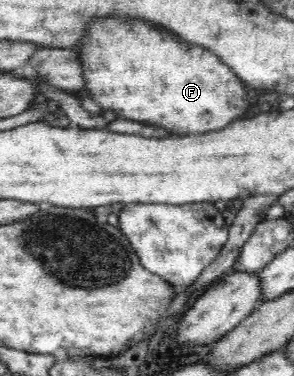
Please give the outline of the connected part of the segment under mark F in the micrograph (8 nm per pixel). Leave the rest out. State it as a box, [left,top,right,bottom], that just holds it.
[78,18,251,136]

